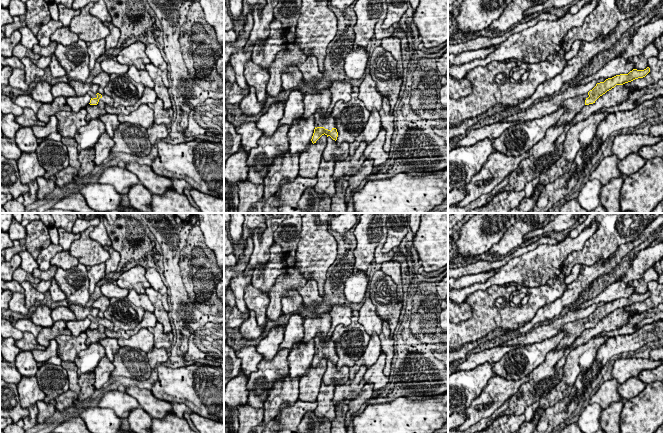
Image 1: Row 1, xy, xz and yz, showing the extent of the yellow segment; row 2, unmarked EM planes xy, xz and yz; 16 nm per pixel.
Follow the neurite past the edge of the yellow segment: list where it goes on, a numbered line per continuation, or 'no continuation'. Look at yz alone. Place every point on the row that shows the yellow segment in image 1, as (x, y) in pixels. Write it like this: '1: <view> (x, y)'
1: yz (574, 105)

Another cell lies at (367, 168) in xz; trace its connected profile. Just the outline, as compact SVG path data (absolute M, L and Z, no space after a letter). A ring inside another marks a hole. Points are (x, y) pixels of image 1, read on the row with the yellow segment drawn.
M372 159L365 160L356 174L350 177L348 183L352 193L357 189L364 179L367 179L367 177L375 171L373 163L374 162Z

